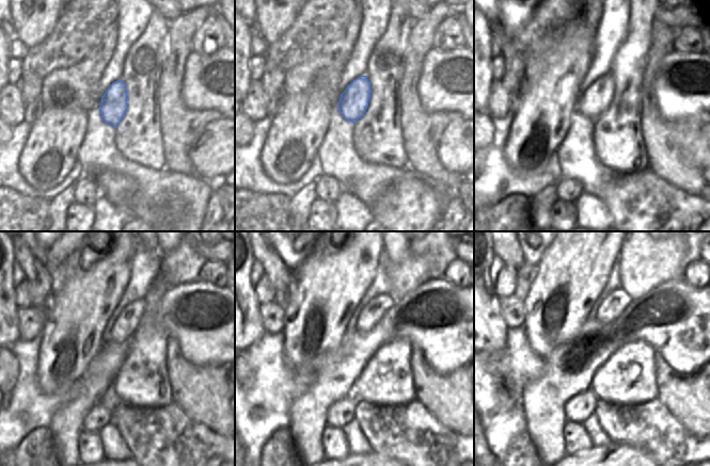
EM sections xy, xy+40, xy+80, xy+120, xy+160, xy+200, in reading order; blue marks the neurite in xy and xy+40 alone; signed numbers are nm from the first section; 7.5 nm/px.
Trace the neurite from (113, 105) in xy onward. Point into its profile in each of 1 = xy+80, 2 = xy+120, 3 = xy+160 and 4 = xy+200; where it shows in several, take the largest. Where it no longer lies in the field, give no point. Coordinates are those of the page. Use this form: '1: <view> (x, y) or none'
1: xy+80 (594, 101)
2: xy+120 (129, 319)
3: xy+160 (372, 314)
4: xy+200 (614, 305)

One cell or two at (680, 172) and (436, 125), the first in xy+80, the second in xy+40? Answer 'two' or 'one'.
one

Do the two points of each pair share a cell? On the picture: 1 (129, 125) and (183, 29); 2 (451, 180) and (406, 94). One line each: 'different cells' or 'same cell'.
1: different cells
2: same cell

